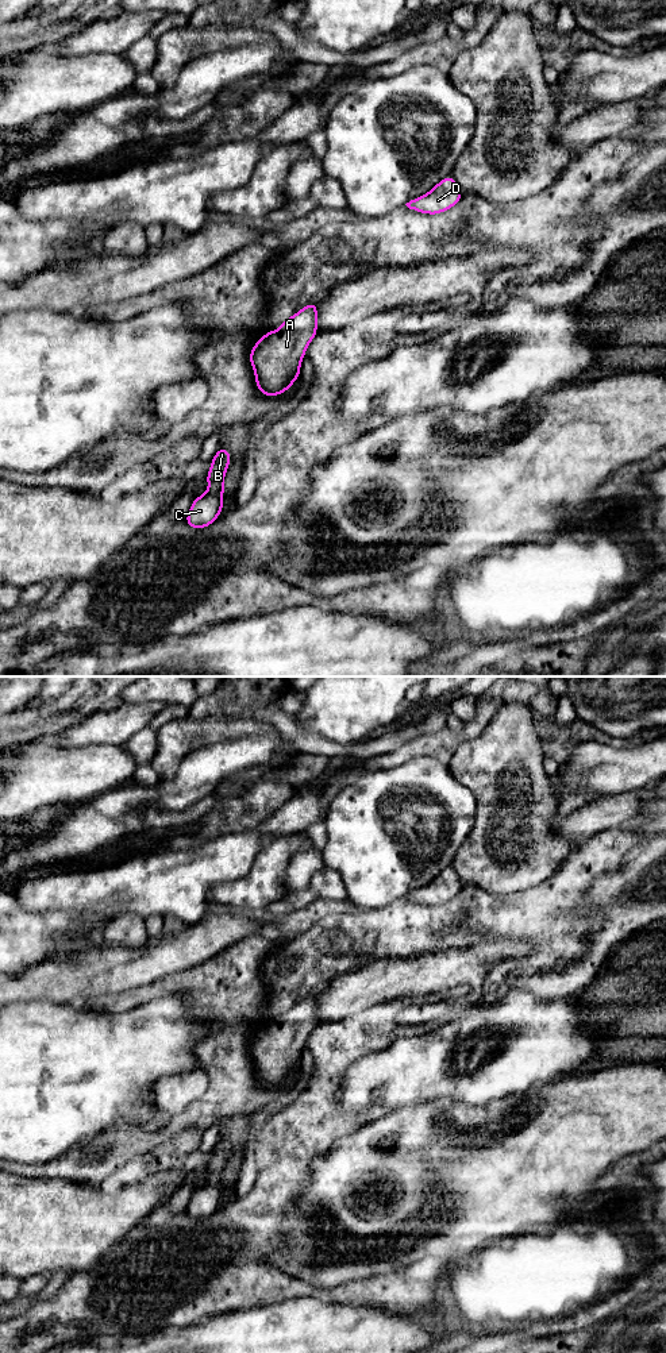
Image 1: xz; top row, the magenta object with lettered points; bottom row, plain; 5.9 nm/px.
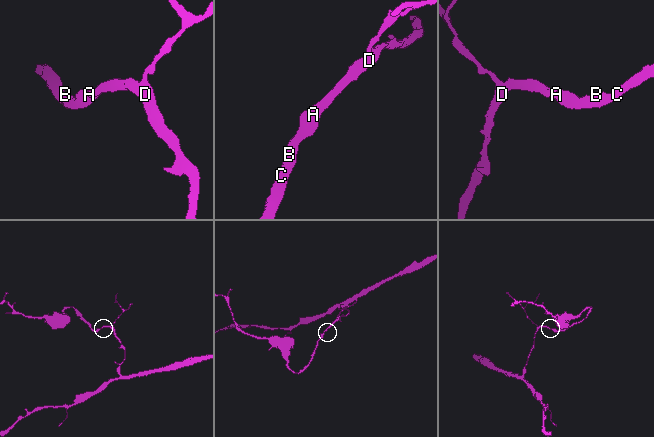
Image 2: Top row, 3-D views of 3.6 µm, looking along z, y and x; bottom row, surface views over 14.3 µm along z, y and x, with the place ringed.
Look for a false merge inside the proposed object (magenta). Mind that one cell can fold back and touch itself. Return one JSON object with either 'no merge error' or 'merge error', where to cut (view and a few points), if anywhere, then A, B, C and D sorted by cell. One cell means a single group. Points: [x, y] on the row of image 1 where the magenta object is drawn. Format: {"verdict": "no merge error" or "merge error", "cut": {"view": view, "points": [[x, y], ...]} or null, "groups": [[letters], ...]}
{"verdict": "no merge error", "cut": null, "groups": [["A", "B", "C", "D"]]}

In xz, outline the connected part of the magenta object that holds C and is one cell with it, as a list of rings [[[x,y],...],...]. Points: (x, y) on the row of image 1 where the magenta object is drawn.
[[[219,447],[216,455],[211,460],[211,470],[205,477],[209,487],[203,496],[193,500],[186,514],[185,521],[190,528],[207,528],[223,512],[222,496],[226,493],[223,479],[231,460],[232,458],[228,450]]]

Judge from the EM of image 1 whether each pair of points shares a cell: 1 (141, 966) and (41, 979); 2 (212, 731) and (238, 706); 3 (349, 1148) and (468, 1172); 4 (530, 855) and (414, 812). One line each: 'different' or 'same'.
1: same
2: same
3: same
4: different

